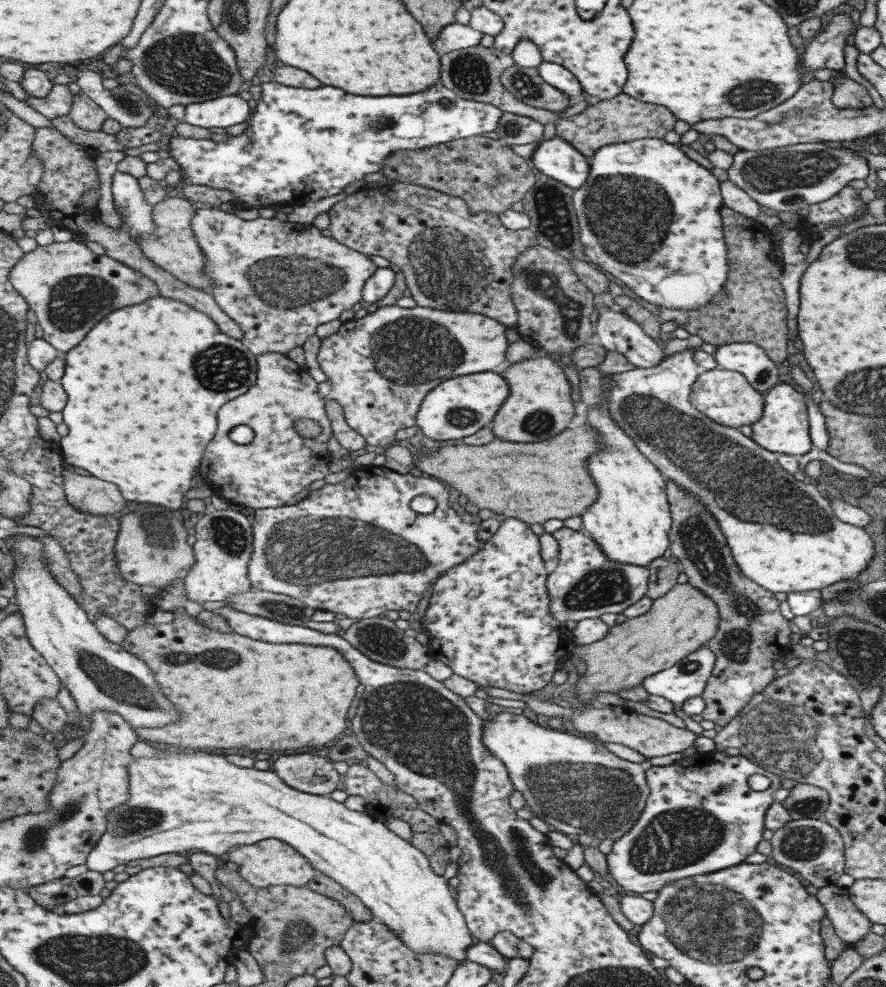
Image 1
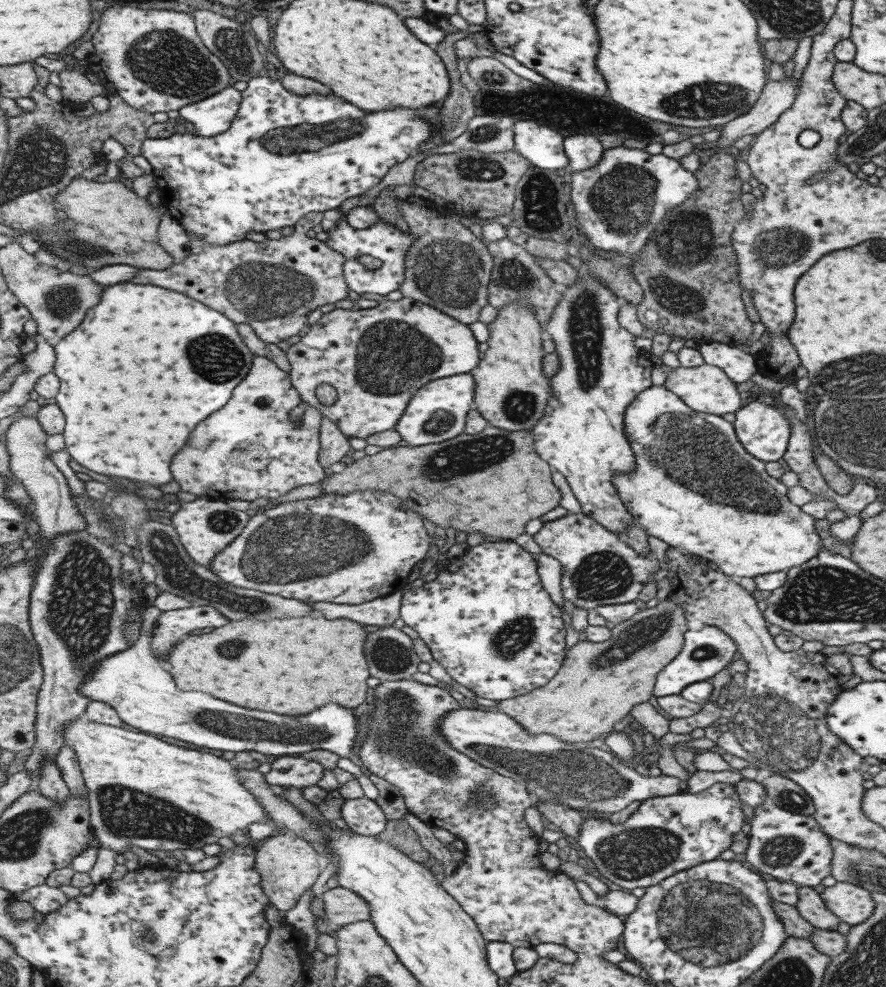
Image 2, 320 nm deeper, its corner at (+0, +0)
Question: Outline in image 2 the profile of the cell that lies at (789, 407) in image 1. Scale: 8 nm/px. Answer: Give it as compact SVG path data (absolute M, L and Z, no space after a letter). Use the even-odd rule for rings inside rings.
M748 400L746 405L734 412L735 421L732 423L736 439L741 443L747 454L761 462L775 462L782 458L789 438L790 426L788 420L772 405Z

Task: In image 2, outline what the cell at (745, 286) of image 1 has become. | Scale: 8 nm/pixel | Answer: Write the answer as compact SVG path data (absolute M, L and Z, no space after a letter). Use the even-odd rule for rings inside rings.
M720 153L712 163L703 163L692 172L697 188L683 204L671 208L665 220L657 224L637 260L632 262L632 274L642 290L641 302L635 307L637 318L645 328L656 334L693 339L698 343L722 343L747 351L749 346L743 346L743 343L749 338L753 323L745 315L745 306L741 301L742 290L737 279L739 271L731 247L731 232L745 216L739 198L742 182L731 168L734 165L733 156L734 154Z

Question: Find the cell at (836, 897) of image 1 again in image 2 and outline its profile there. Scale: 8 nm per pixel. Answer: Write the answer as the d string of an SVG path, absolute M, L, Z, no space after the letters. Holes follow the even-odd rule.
M797 887L797 902L794 907L797 912L815 929L835 931L839 923L837 917L825 908L819 889L813 887Z

